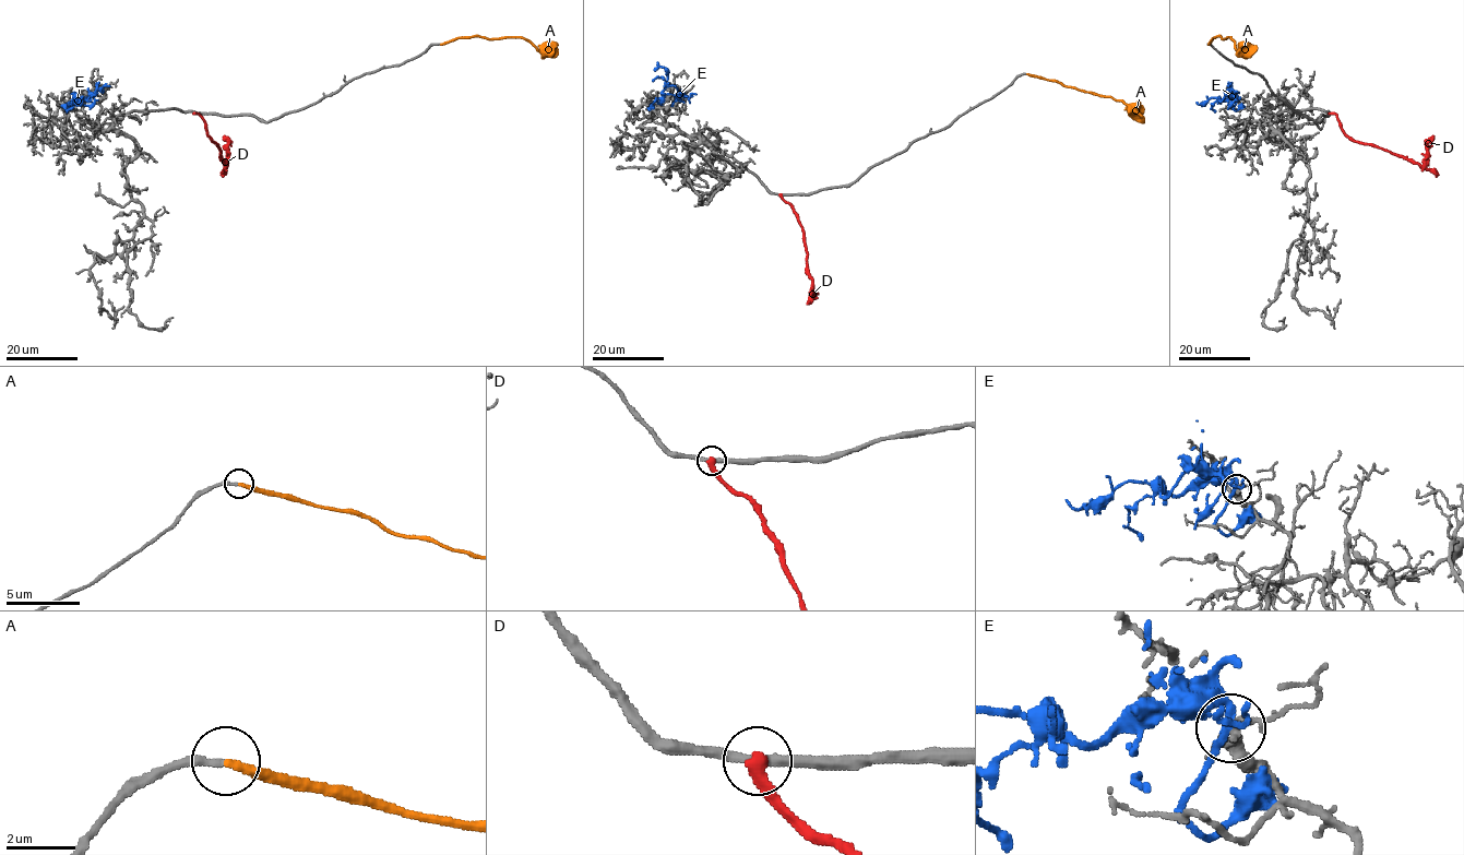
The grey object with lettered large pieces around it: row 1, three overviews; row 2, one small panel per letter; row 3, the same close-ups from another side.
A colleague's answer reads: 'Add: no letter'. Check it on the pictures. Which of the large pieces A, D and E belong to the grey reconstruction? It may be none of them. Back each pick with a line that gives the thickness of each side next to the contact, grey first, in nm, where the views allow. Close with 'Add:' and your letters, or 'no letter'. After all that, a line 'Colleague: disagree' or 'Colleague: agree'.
Add: no letter
Colleague: agree

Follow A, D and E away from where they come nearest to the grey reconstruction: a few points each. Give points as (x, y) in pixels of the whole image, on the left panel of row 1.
A: (440, 44), (473, 36), (522, 37), (544, 54), (557, 48)
D: (194, 113), (201, 116), (206, 133), (221, 150), (226, 165), (227, 140), (223, 135)
E: (73, 99), (90, 101), (93, 94), (95, 102), (91, 105), (80, 105)

